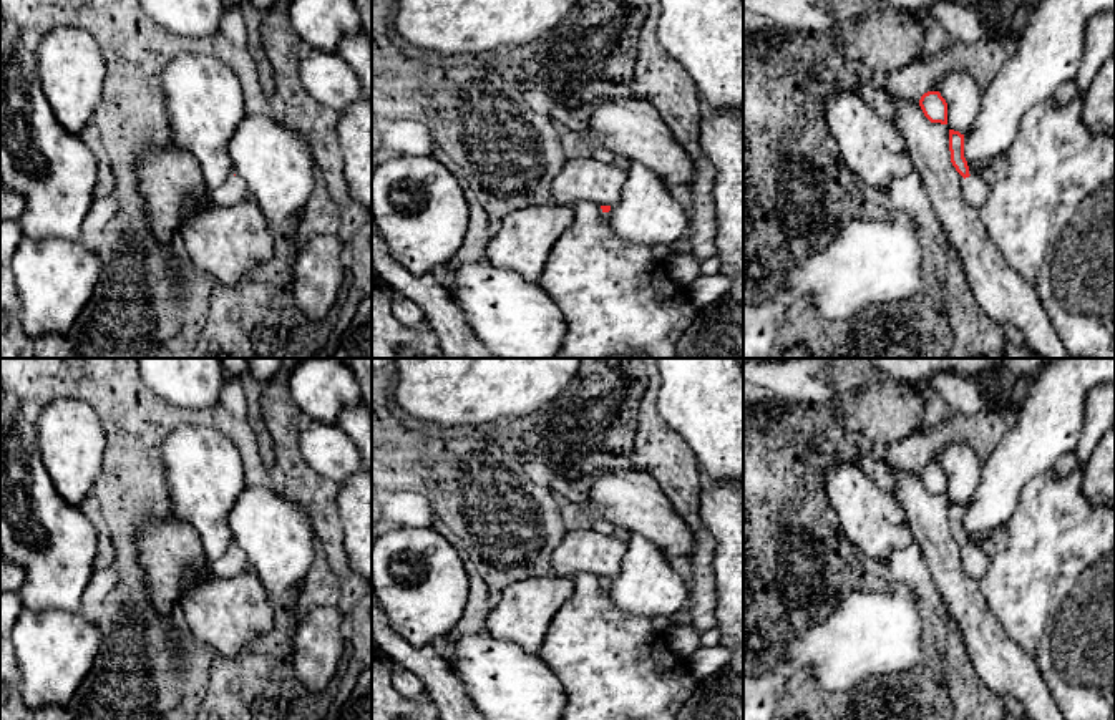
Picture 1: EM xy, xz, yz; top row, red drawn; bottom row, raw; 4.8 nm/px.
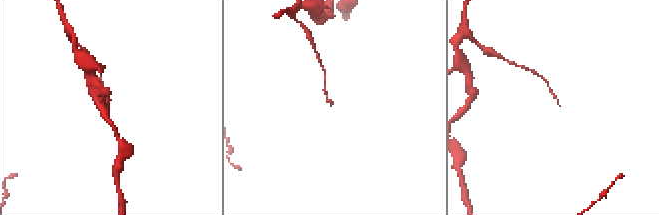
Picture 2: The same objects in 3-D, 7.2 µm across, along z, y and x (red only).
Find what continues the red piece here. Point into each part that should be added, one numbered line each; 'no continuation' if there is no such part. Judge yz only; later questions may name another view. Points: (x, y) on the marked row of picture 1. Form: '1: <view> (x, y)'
1: yz (974, 191)

